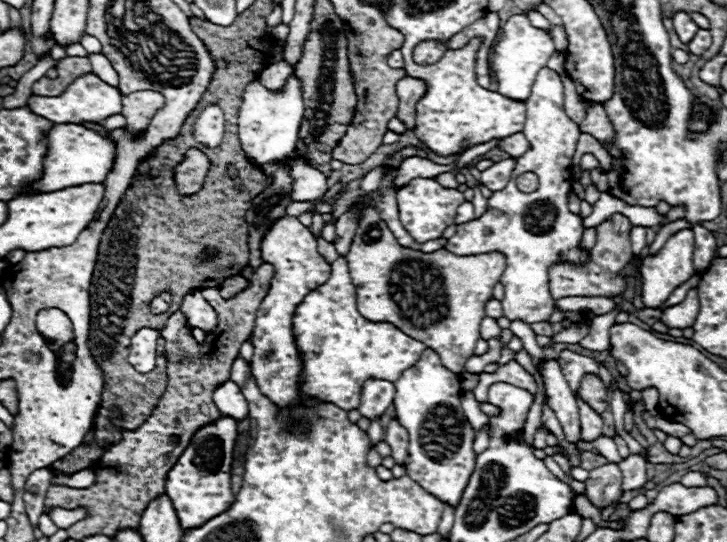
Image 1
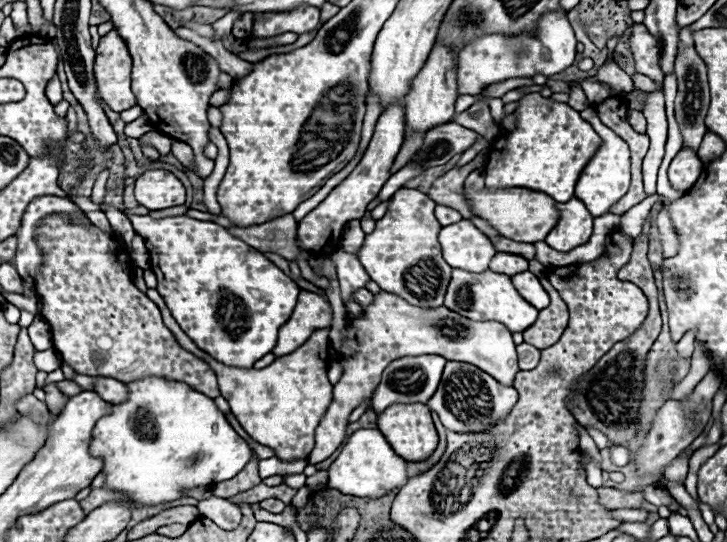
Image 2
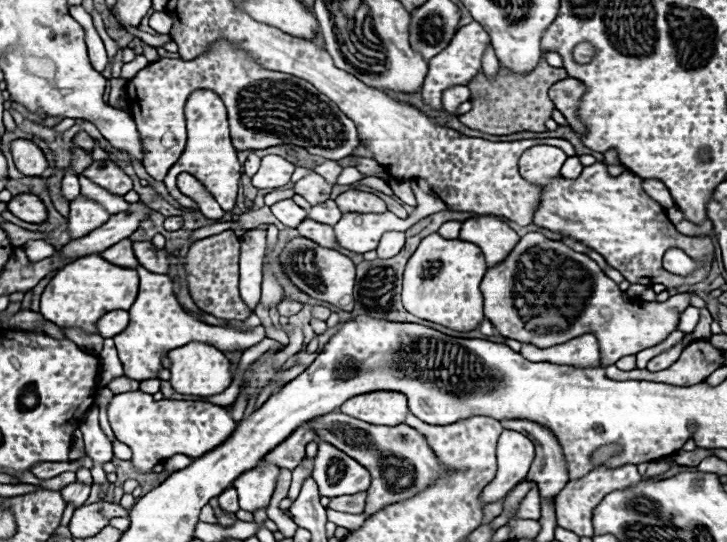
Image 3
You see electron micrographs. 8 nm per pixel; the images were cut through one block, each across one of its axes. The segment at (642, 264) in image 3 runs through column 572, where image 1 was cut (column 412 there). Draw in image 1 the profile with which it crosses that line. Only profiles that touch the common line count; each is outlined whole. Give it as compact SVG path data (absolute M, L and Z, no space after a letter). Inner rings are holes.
M414 178L404 188L398 190L396 200L398 200L398 212L400 212L402 226L408 230L408 234L412 234L416 242L422 244L422 242L440 238L442 232L450 224L454 224L456 208L464 202L464 196L458 190L440 186L434 178Z

